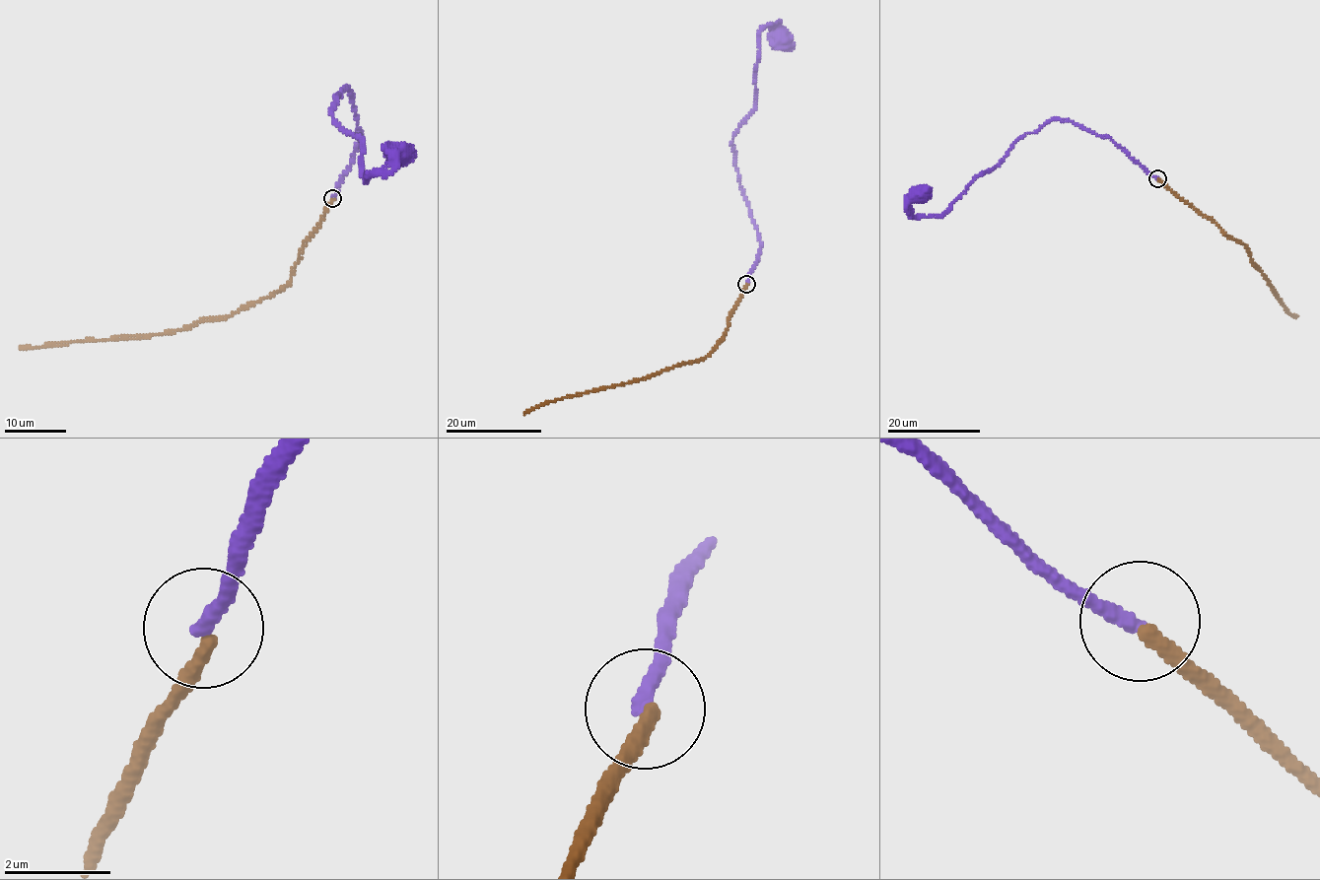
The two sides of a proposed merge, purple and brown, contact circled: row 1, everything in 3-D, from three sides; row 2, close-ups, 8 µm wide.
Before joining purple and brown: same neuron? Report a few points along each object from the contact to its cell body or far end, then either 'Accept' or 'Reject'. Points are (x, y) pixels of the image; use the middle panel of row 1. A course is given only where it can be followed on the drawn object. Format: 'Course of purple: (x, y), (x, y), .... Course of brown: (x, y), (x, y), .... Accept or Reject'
Course of purple: (747, 284), (756, 262), (759, 235), (737, 174), (733, 133), (755, 103), (759, 33), (777, 24), (784, 37). Course of brown: (747, 284), (729, 318), (725, 338), (703, 359), (638, 379), (546, 402), (524, 414). Reject

